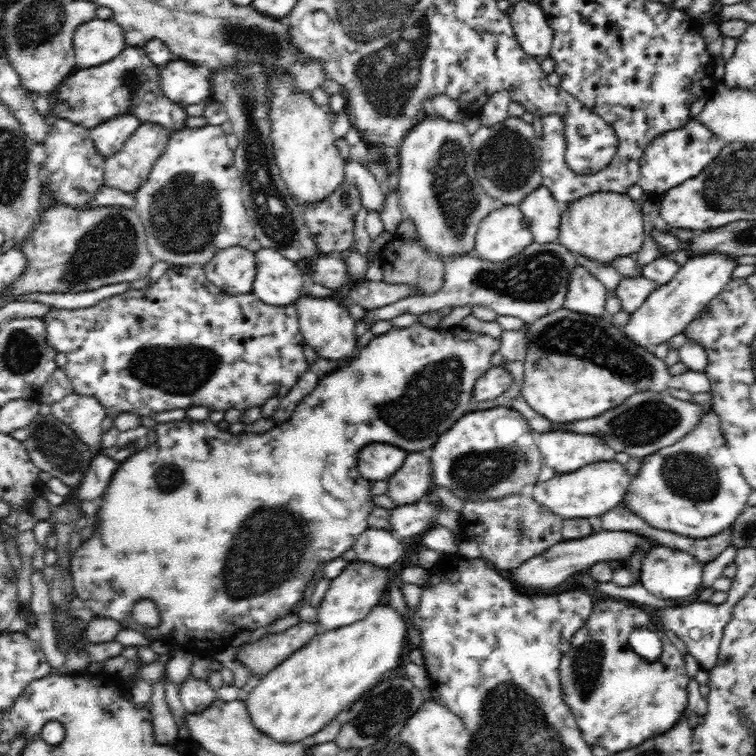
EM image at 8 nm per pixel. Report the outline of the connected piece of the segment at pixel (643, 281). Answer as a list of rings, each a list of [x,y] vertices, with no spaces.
[[[642,276],[624,277],[614,290],[608,292],[606,300],[610,297],[616,297],[620,300],[622,310],[631,315],[640,308],[640,305],[648,298],[648,294],[657,287],[657,283],[653,283]]]

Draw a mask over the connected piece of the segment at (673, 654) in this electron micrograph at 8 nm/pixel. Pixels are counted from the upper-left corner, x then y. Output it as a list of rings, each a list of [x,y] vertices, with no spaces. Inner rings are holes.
[[[618,599],[596,602],[587,624],[568,641],[571,645],[563,653],[559,664],[560,682],[564,700],[572,708],[586,743],[592,747],[600,744],[608,752],[619,753],[640,746],[649,738],[675,726],[681,711],[687,706],[686,690],[690,678],[683,654],[665,637],[649,608]],[[636,629],[650,630],[661,637],[663,653],[658,662],[648,662],[634,652],[628,634]]]

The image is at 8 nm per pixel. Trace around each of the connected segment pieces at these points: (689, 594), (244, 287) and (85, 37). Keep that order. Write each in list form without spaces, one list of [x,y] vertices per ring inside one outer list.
[[[656,545],[643,554],[638,581],[658,598],[692,599],[701,586],[703,565],[696,557],[683,550]]]
[[[228,246],[216,251],[203,267],[208,280],[228,294],[252,291],[256,274],[255,252],[244,246]]]
[[[92,19],[76,26],[72,46],[78,68],[108,62],[127,46],[124,31],[110,19]]]

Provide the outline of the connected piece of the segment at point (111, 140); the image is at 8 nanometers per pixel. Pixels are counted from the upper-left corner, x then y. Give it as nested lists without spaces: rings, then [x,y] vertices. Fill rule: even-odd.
[[[123,114],[89,129],[96,151],[105,159],[121,150],[124,142],[141,125],[141,120],[132,114]]]

